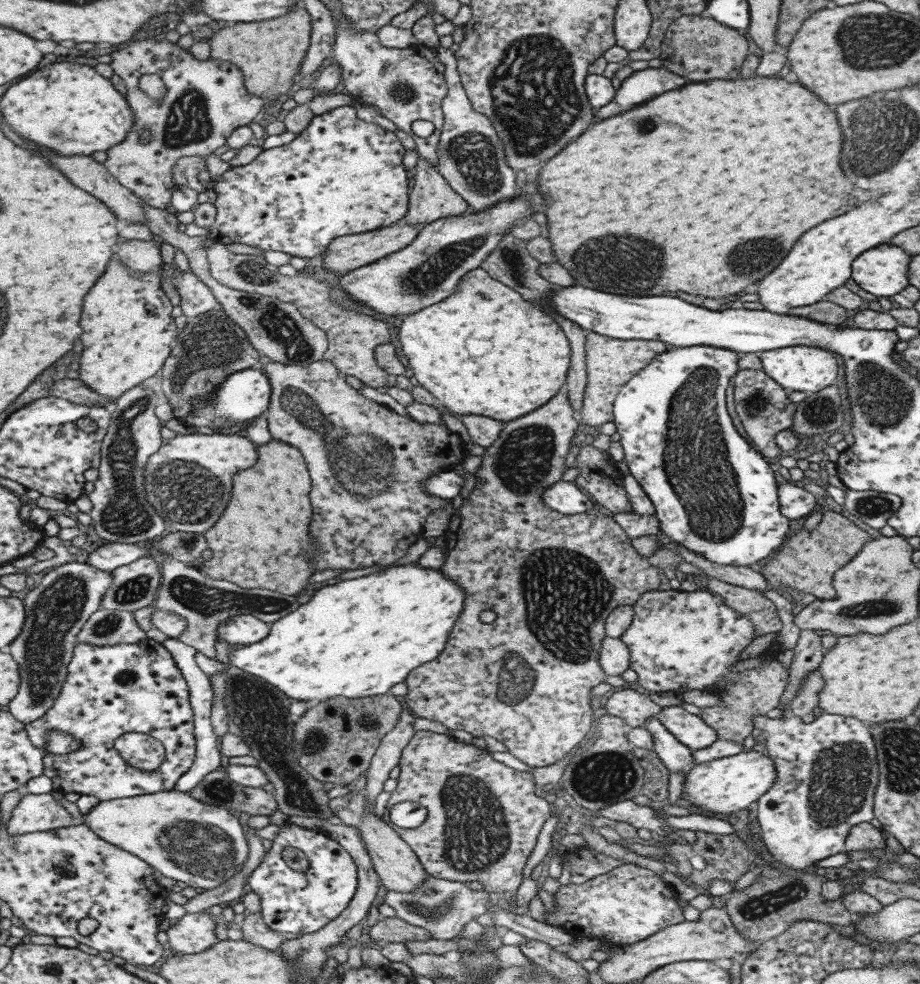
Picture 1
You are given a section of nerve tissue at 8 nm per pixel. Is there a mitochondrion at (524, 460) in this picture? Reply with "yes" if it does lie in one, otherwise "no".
yes

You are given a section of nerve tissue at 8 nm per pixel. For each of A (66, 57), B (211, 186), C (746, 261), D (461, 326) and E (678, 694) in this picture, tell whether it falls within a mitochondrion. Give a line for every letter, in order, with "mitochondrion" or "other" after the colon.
A: other
B: other
C: mitochondrion
D: other
E: other

